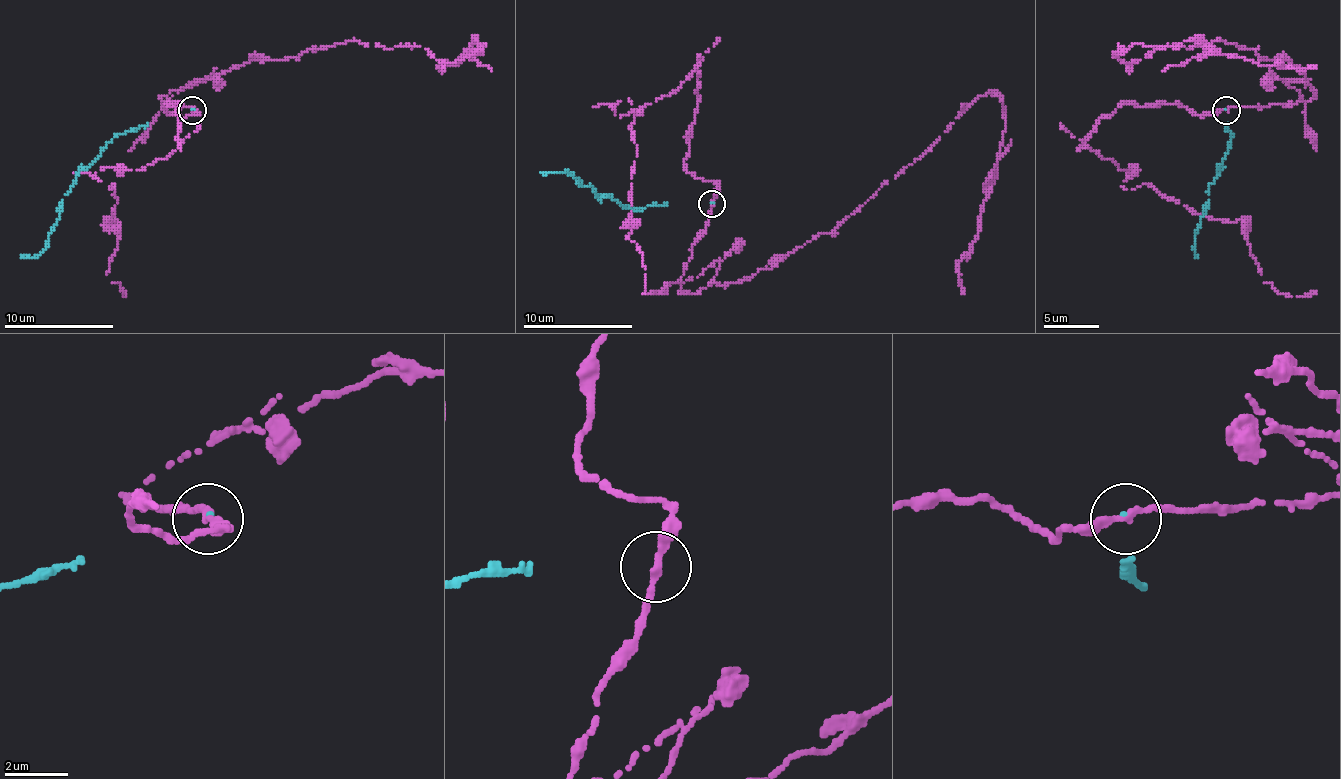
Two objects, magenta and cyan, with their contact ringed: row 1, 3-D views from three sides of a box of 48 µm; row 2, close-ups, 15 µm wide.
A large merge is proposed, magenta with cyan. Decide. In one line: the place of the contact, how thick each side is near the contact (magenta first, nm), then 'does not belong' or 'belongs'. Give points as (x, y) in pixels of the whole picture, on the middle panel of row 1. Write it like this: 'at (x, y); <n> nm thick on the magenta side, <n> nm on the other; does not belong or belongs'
at (712, 203); 240 nm thick on the magenta side, 100 nm on the other; does not belong

